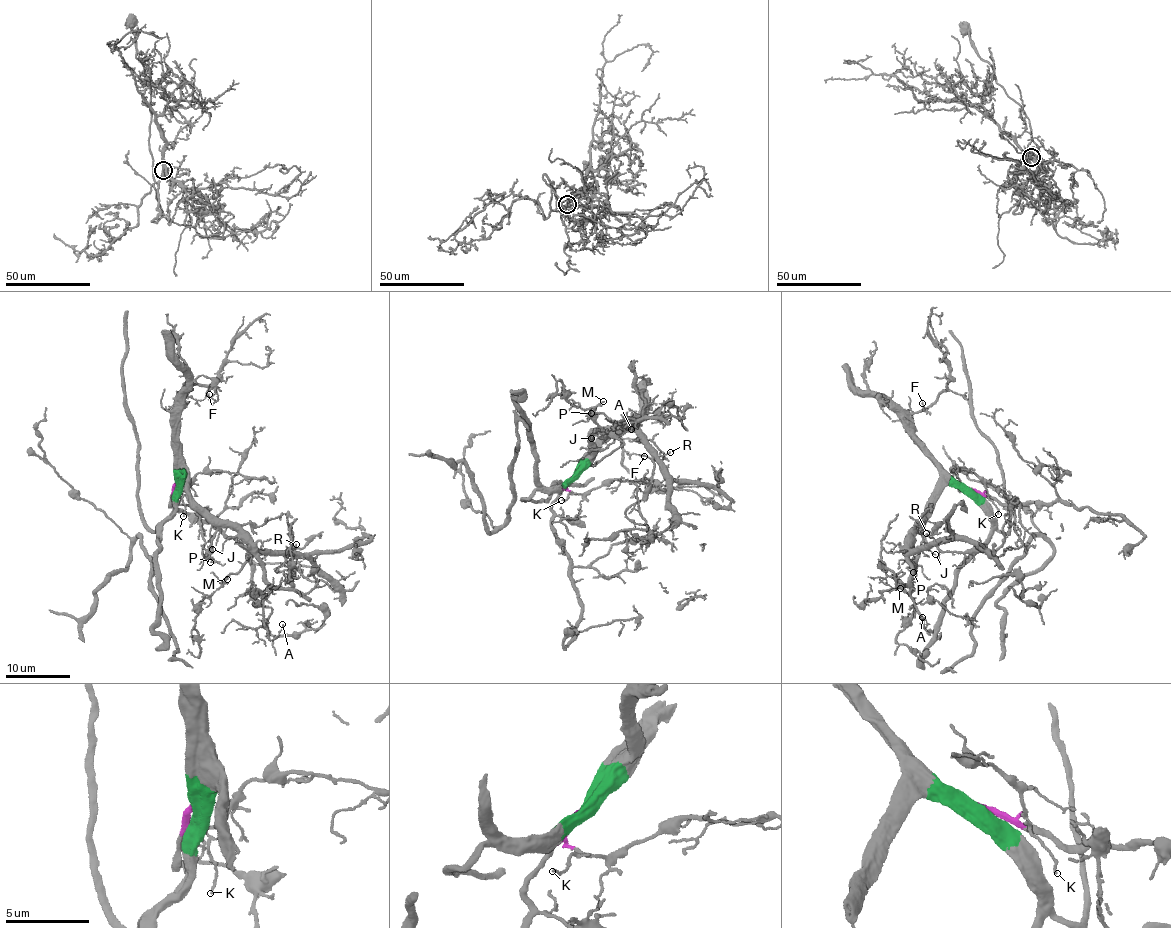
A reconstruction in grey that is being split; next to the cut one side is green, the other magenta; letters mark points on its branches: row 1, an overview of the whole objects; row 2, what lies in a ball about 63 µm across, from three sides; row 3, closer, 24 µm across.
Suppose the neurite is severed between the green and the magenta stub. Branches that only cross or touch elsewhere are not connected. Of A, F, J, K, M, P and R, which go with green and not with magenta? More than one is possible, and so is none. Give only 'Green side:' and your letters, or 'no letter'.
Green side: A, F, J, M, P, R

